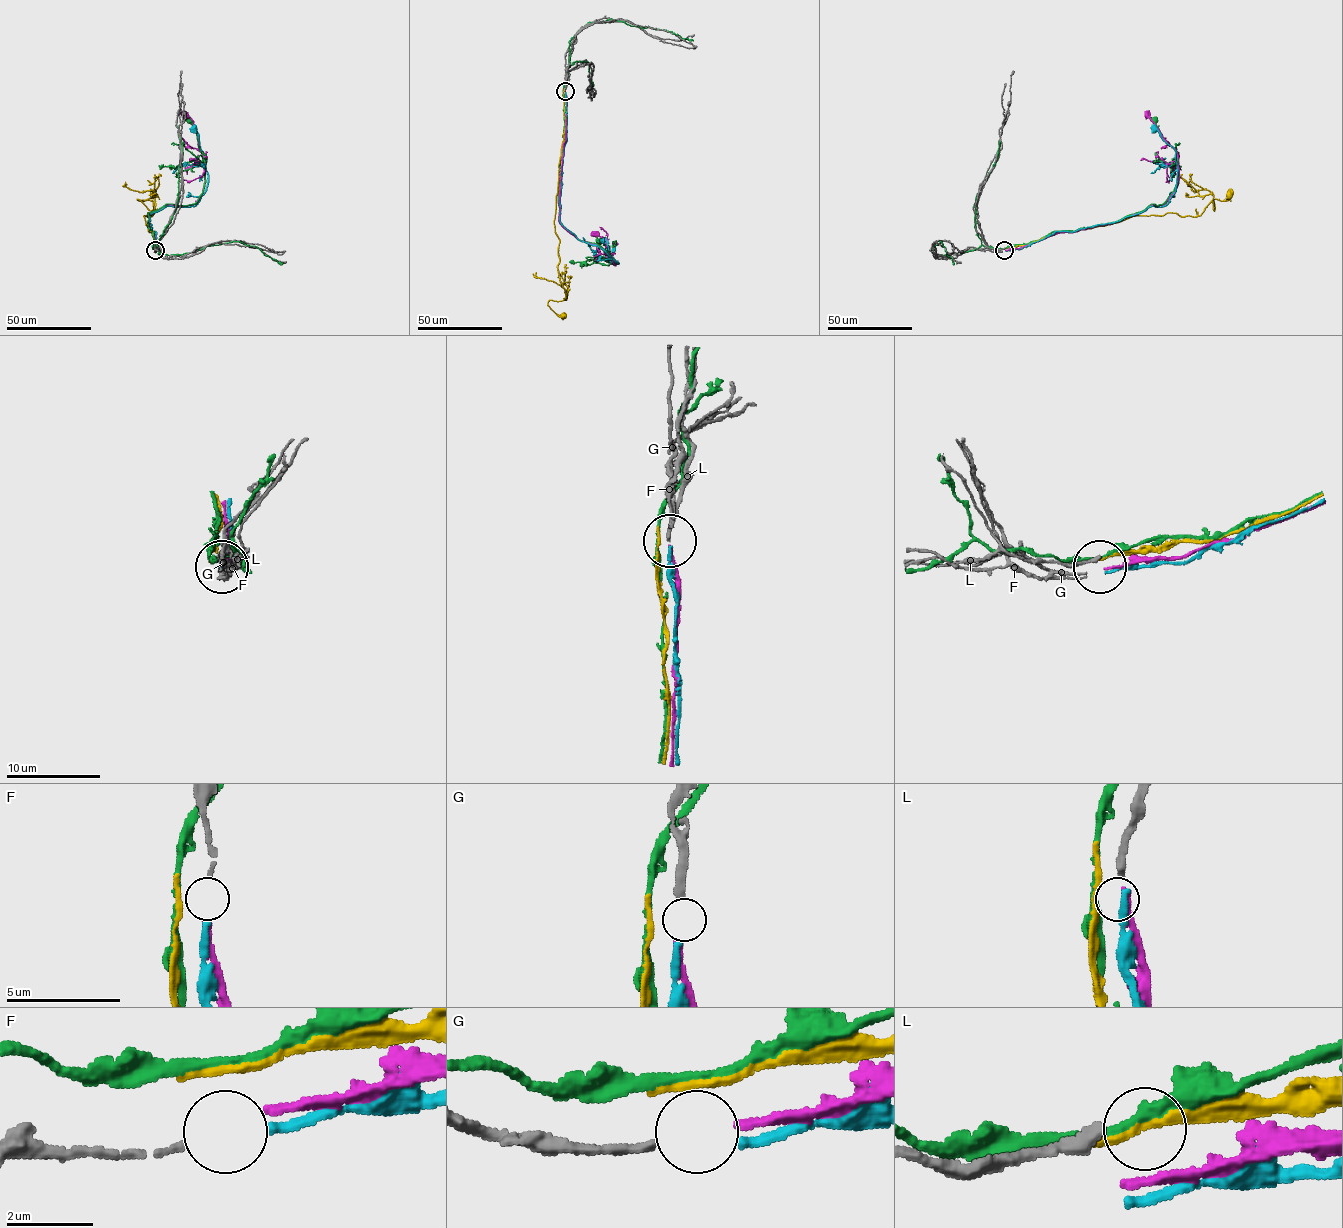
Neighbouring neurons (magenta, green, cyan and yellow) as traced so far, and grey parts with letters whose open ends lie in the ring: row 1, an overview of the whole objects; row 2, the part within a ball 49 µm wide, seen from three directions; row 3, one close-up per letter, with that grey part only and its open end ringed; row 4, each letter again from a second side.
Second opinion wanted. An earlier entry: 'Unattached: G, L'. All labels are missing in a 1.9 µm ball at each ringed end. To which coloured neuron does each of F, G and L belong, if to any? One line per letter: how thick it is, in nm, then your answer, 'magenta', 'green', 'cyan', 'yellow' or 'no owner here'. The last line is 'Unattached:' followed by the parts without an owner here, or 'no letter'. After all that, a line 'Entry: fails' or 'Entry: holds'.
F: 170 nm | cyan
G: 260 nm | magenta
L: 320 nm | no owner here
Unattached: L
Entry: fails

